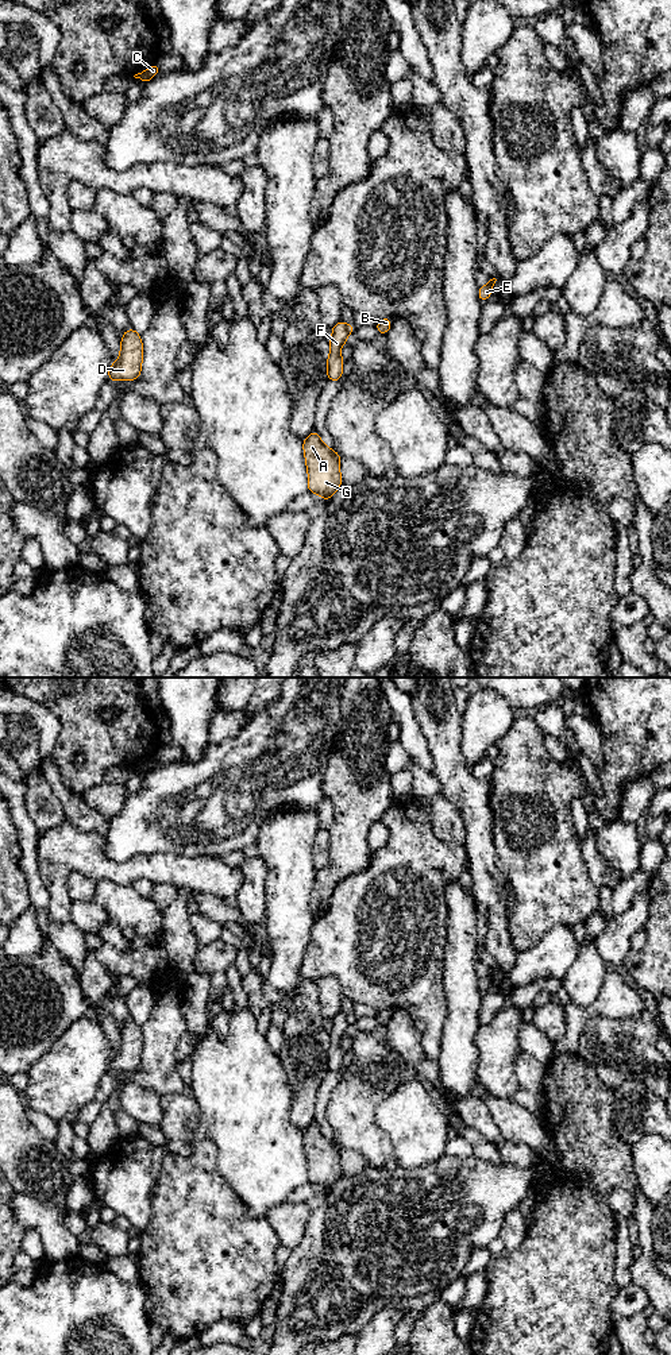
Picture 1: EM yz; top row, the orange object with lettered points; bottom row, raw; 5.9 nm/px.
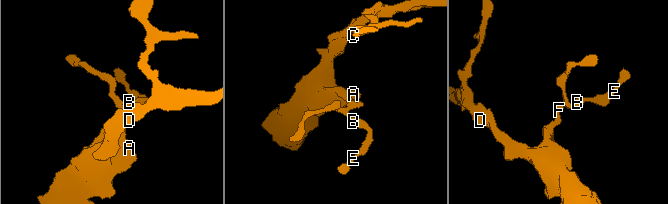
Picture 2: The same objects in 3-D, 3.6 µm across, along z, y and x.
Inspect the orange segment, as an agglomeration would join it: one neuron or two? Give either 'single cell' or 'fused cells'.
fused cells

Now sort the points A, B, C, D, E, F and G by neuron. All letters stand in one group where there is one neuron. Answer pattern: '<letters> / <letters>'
A C D F G / B E

